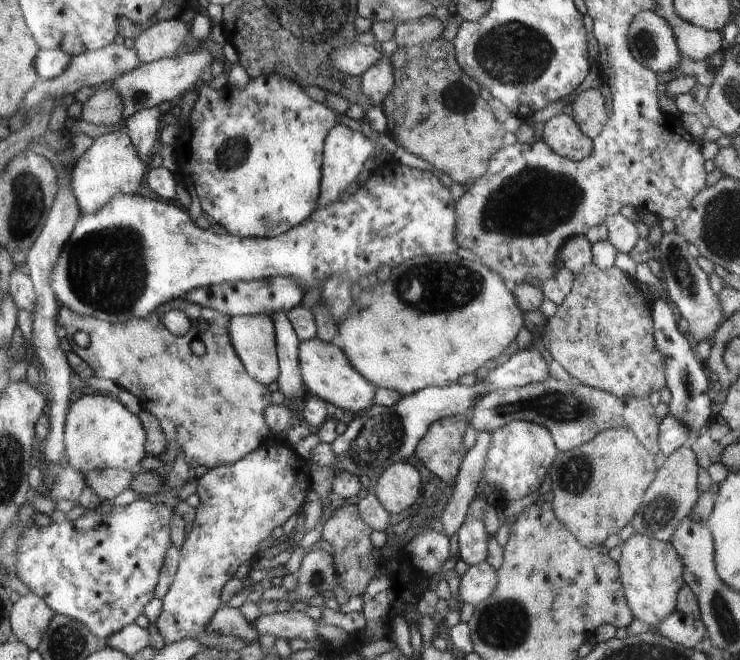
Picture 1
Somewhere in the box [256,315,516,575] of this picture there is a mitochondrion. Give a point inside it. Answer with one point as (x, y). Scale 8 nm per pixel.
(381, 437)

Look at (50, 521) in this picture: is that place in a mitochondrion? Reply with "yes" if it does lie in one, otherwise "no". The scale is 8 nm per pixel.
no

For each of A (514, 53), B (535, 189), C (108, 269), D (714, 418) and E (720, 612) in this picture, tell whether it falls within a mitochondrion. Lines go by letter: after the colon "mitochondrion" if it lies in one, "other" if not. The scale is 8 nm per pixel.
A: mitochondrion
B: mitochondrion
C: mitochondrion
D: other
E: mitochondrion

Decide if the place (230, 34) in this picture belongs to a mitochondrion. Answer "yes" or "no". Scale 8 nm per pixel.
no

